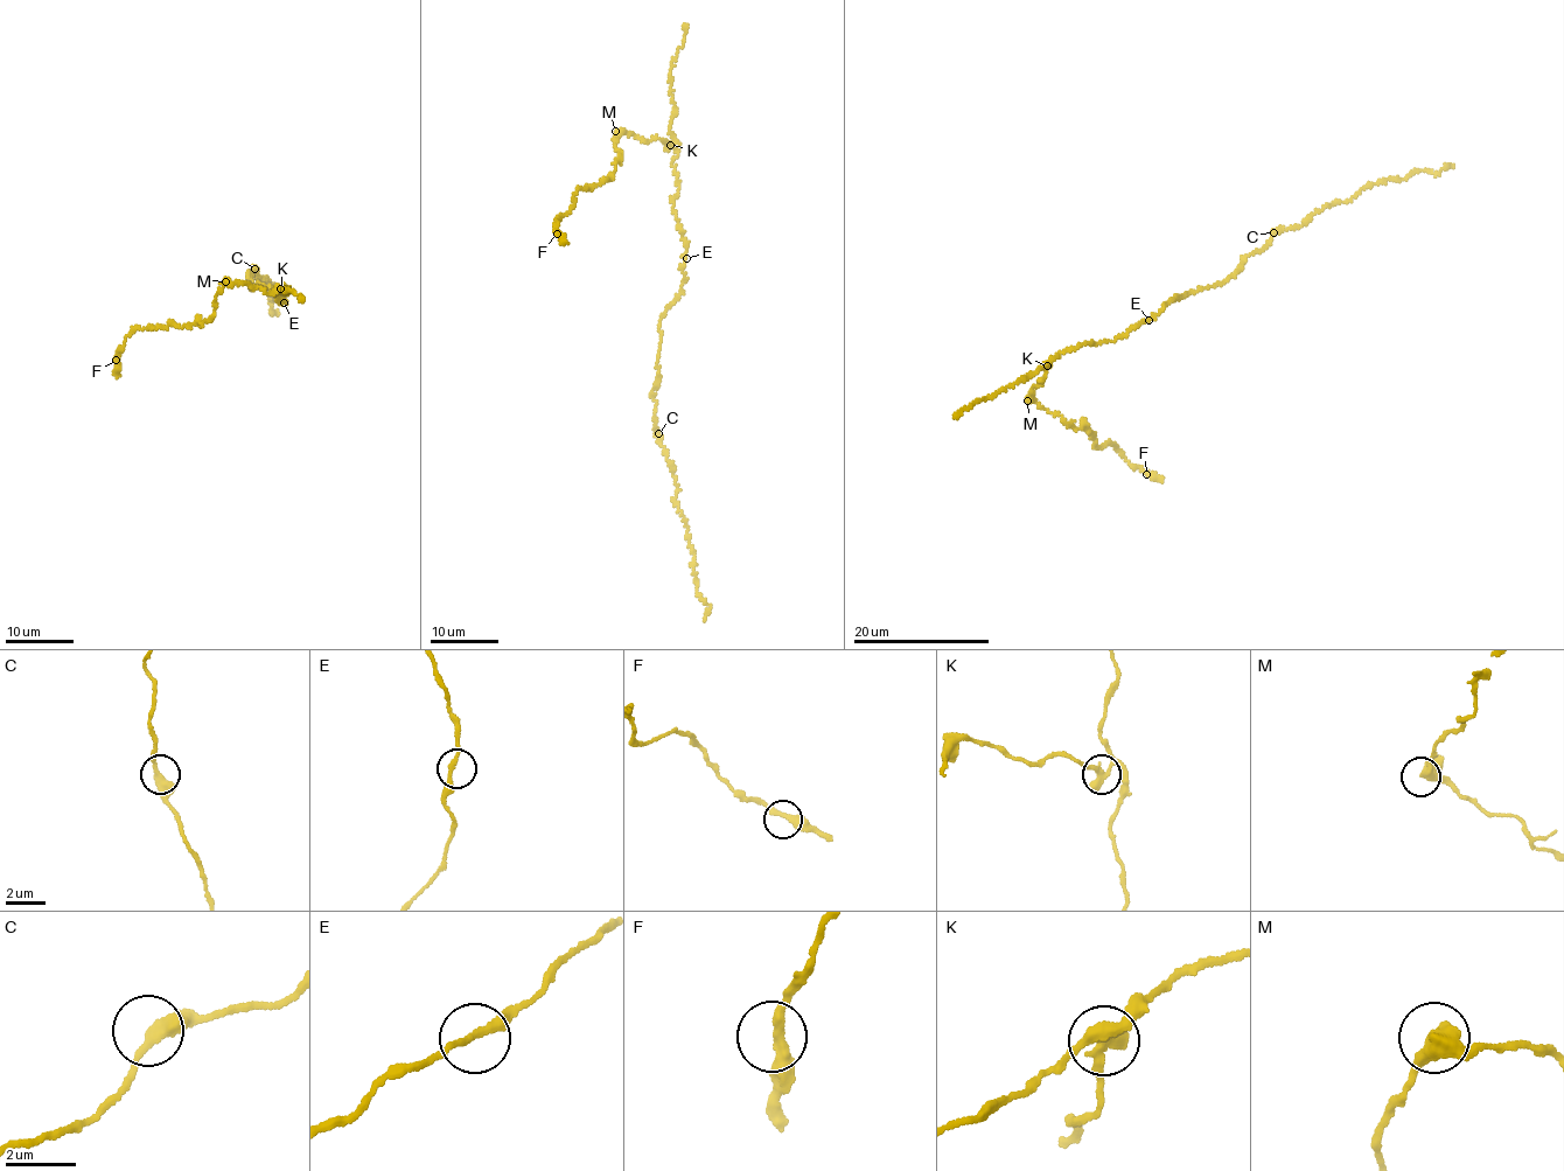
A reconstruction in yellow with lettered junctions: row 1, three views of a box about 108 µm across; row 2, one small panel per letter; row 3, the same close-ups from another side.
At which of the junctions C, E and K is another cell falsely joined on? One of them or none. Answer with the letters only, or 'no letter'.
K

